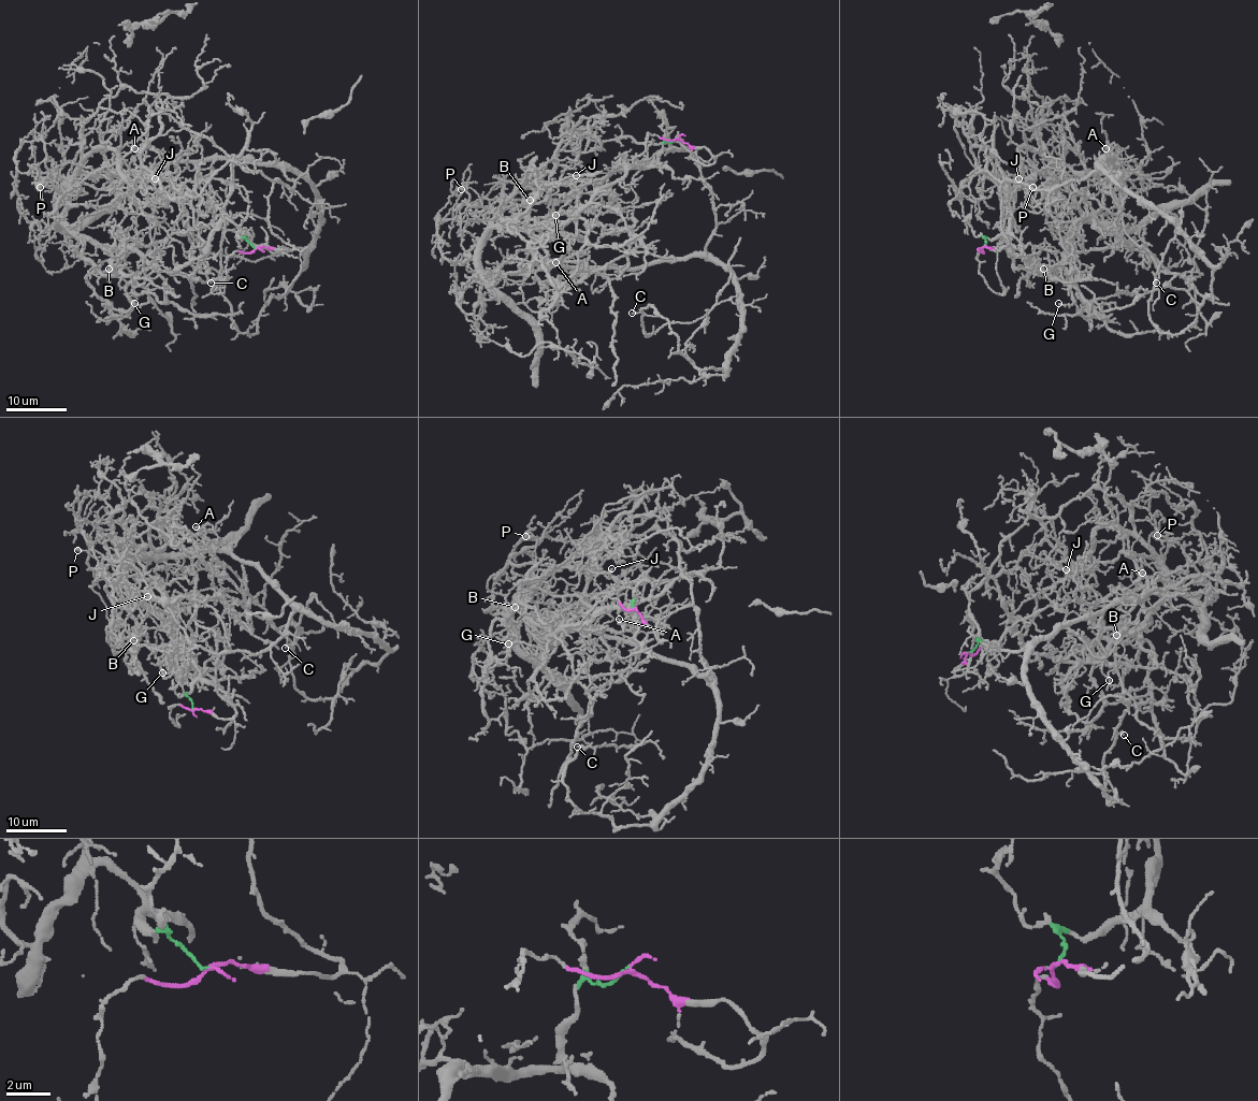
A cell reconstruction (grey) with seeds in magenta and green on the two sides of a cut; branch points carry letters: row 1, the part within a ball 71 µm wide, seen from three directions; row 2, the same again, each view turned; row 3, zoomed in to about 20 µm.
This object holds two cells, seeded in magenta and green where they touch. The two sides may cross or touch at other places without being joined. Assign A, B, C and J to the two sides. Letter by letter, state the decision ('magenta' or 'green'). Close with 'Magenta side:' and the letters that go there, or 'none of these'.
A: magenta
B: green
C: magenta
J: green
Magenta side: A, C

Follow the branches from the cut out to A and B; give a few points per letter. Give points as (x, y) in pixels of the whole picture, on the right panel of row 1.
A: (982, 248), (1008, 244), (1000, 227), (1005, 180), (1052, 189), (1081, 179), (1110, 160), (1116, 146), (1105, 147)
B: (981, 248), (1010, 219), (1010, 248), (1039, 271), (1052, 271), (1069, 241), (1063, 266), (1055, 274), (1043, 270)

